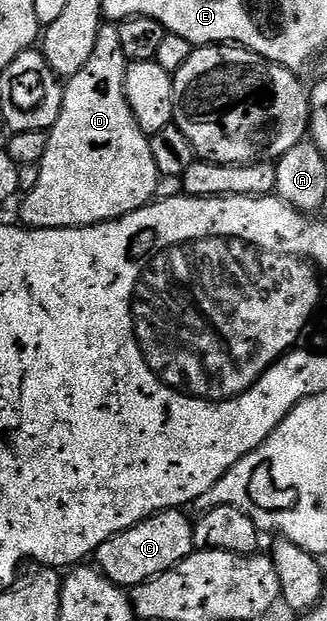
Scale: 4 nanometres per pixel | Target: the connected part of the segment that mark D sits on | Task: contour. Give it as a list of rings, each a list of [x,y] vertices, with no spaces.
[[[101,26],[98,41],[94,45],[94,53],[90,53],[90,61],[86,61],[86,65],[82,65],[82,69],[78,69],[78,73],[67,80],[60,116],[55,125],[48,131],[48,144],[46,145],[46,153],[40,162],[38,185],[34,185],[34,189],[30,189],[23,196],[24,204],[20,207],[19,219],[23,226],[29,229],[39,229],[41,227],[89,227],[95,223],[109,223],[112,219],[121,219],[124,215],[129,215],[138,209],[147,207],[149,203],[157,198],[156,186],[162,183],[162,176],[158,165],[154,165],[154,153],[150,149],[150,137],[140,128],[130,105],[126,101],[126,85],[124,82],[126,81],[128,65],[128,59],[122,53],[122,37],[120,36],[119,26]]]

